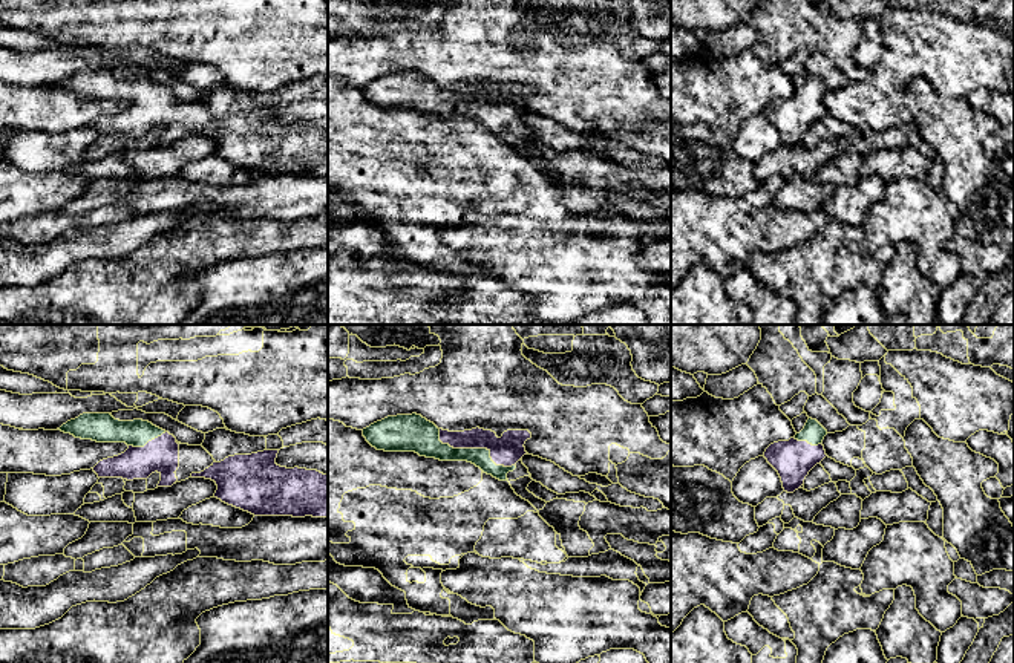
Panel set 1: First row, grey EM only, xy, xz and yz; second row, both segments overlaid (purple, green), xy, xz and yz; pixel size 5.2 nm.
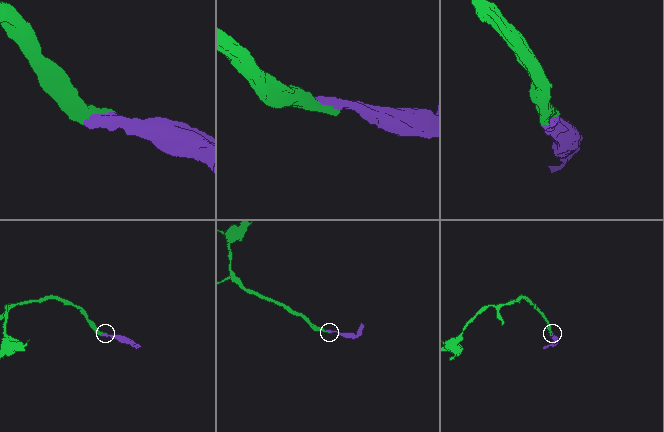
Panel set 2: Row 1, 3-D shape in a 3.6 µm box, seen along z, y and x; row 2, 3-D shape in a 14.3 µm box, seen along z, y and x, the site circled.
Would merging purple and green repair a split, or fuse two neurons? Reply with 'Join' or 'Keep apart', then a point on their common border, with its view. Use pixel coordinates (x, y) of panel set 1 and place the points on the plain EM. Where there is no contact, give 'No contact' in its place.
Join. Touches purple at xz (475, 104)

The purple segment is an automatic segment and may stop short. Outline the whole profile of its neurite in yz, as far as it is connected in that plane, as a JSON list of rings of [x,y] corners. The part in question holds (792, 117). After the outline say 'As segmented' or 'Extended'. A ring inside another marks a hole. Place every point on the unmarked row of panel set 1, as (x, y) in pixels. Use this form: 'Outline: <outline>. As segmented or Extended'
Outline: [[[809,75],[804,86],[789,98],[770,101],[764,115],[778,129],[783,145],[793,150],[801,145],[809,129],[827,113],[823,96],[827,87]]]. Extended

